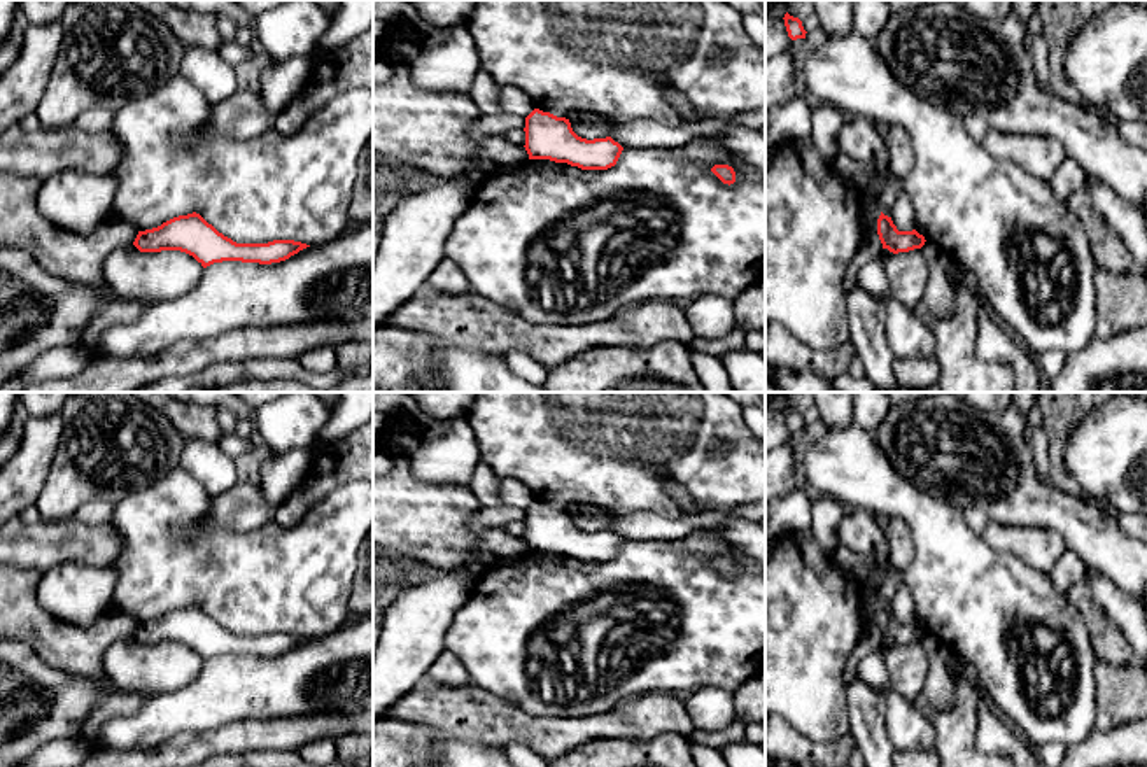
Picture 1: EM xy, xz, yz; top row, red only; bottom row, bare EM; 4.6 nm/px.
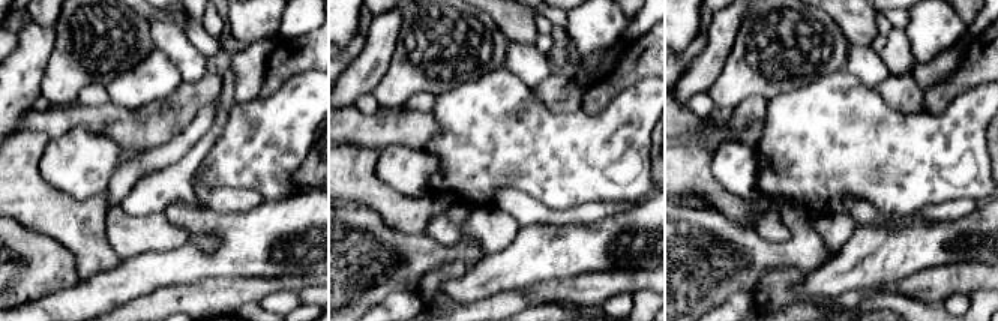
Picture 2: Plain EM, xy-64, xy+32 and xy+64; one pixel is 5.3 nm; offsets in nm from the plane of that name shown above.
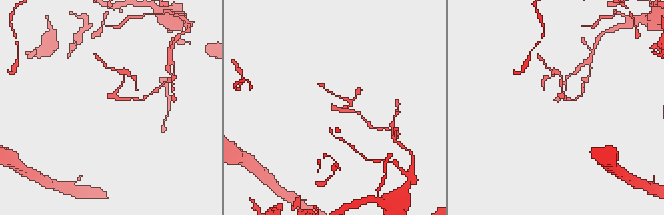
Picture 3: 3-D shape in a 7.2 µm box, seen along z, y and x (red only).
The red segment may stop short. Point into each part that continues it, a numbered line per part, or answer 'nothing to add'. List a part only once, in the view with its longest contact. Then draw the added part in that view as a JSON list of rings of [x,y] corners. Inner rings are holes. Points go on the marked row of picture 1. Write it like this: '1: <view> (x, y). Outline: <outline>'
nothing to add

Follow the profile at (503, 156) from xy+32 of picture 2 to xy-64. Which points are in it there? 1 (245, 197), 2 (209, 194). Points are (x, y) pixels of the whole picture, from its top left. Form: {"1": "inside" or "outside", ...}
{"1": "outside", "2": "outside"}

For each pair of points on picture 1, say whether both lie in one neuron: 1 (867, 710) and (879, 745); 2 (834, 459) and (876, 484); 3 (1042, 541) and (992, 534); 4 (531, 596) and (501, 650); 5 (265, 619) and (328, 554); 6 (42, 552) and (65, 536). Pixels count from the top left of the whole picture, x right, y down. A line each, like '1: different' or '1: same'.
1: same
2: same
3: same
4: same
5: same
6: same

